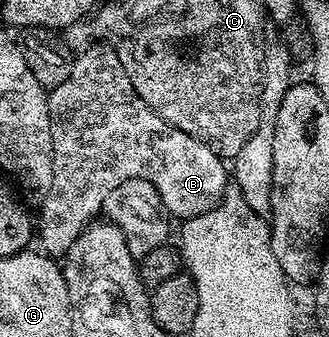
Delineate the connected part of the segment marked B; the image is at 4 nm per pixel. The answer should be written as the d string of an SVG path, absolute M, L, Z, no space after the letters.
M97 42L94 48L87 49L81 57L78 55L73 61L67 82L59 82L59 86L48 93L48 97L53 177L51 190L39 204L41 217L38 215L35 220L35 232L39 240L41 236L40 247L48 255L64 257L71 246L75 246L79 234L83 234L83 230L102 215L105 201L112 192L128 180L149 180L151 186L159 190L166 213L173 218L178 216L181 222L199 214L207 214L207 210L225 199L231 184L226 161L215 155L203 142L191 138L191 134L171 126L159 118L159 114L151 111L147 102L139 98L135 86L131 86L131 78L127 78L127 70L123 70L123 62L119 62L113 48Z

